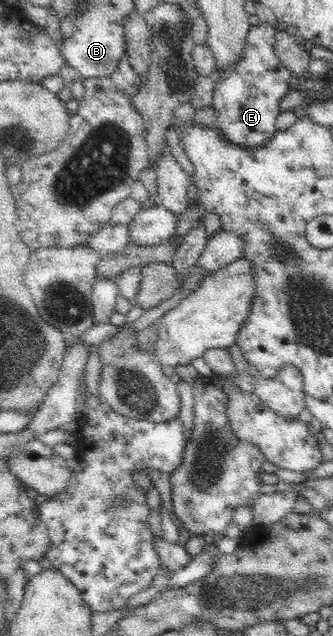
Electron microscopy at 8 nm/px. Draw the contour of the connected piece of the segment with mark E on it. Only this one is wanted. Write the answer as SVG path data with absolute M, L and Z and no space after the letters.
M260 23L256 27L251 27L248 33L247 40L245 41L244 53L240 58L240 61L237 61L231 68L227 69L227 72L222 73L218 78L214 91L214 99L212 101L212 109L218 113L218 124L215 125L215 128L221 133L224 137L227 137L232 143L236 145L241 145L242 147L260 147L266 143L266 140L272 139L274 134L277 132L276 129L276 117L281 112L279 108L280 101L286 96L286 93L289 93L295 87L295 76L290 73L290 70L285 65L280 63L279 57L274 53L274 42L275 34L277 31L273 27L269 27L268 23Z

